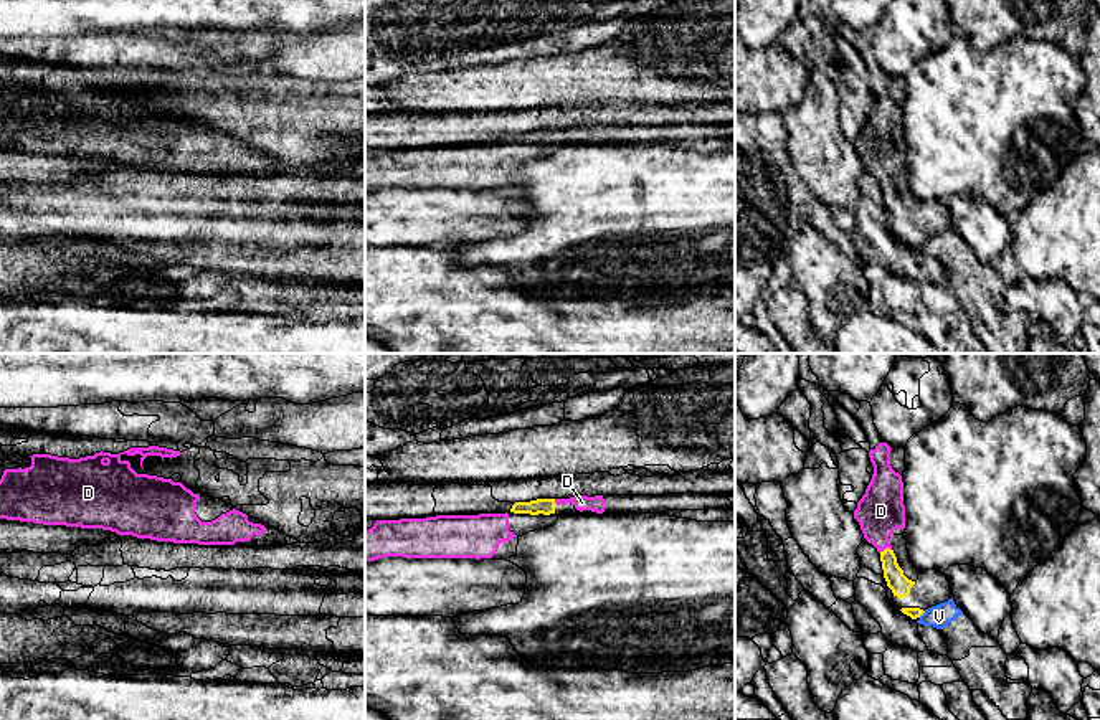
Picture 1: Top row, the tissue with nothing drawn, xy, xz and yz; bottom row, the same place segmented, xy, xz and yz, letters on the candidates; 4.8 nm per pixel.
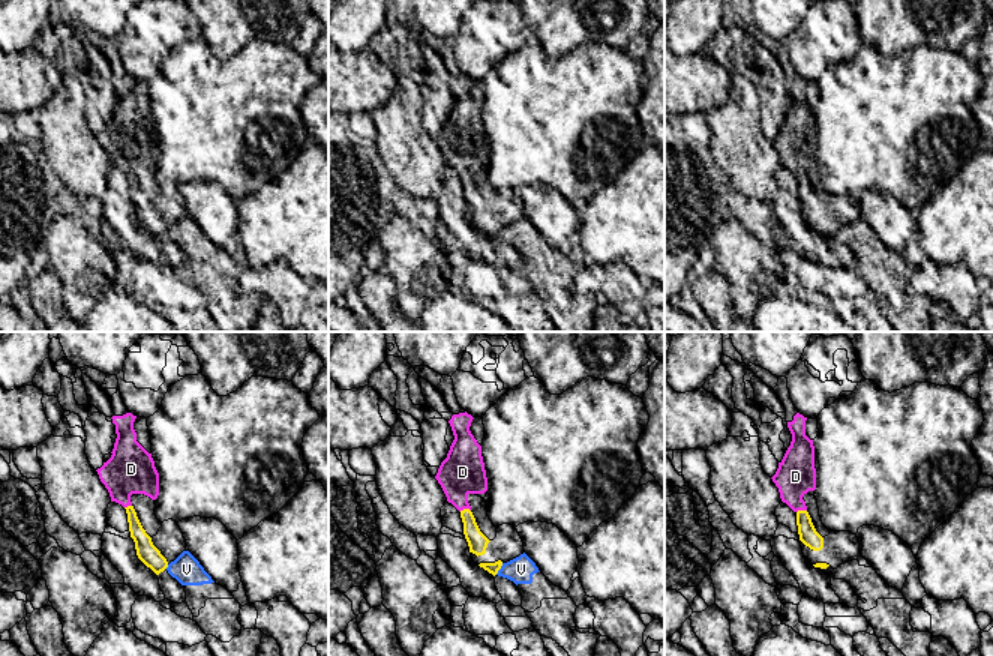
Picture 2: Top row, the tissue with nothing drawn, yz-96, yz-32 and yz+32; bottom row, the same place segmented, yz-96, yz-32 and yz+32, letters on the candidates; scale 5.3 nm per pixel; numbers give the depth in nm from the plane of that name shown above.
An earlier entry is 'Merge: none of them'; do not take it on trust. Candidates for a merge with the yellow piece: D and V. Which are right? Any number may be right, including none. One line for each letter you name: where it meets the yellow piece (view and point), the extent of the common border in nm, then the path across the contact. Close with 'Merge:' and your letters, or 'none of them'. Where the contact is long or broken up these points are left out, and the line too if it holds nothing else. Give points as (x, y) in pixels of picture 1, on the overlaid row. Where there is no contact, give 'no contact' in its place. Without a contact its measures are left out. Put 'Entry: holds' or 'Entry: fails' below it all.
Merge: none of them
Entry: holds

